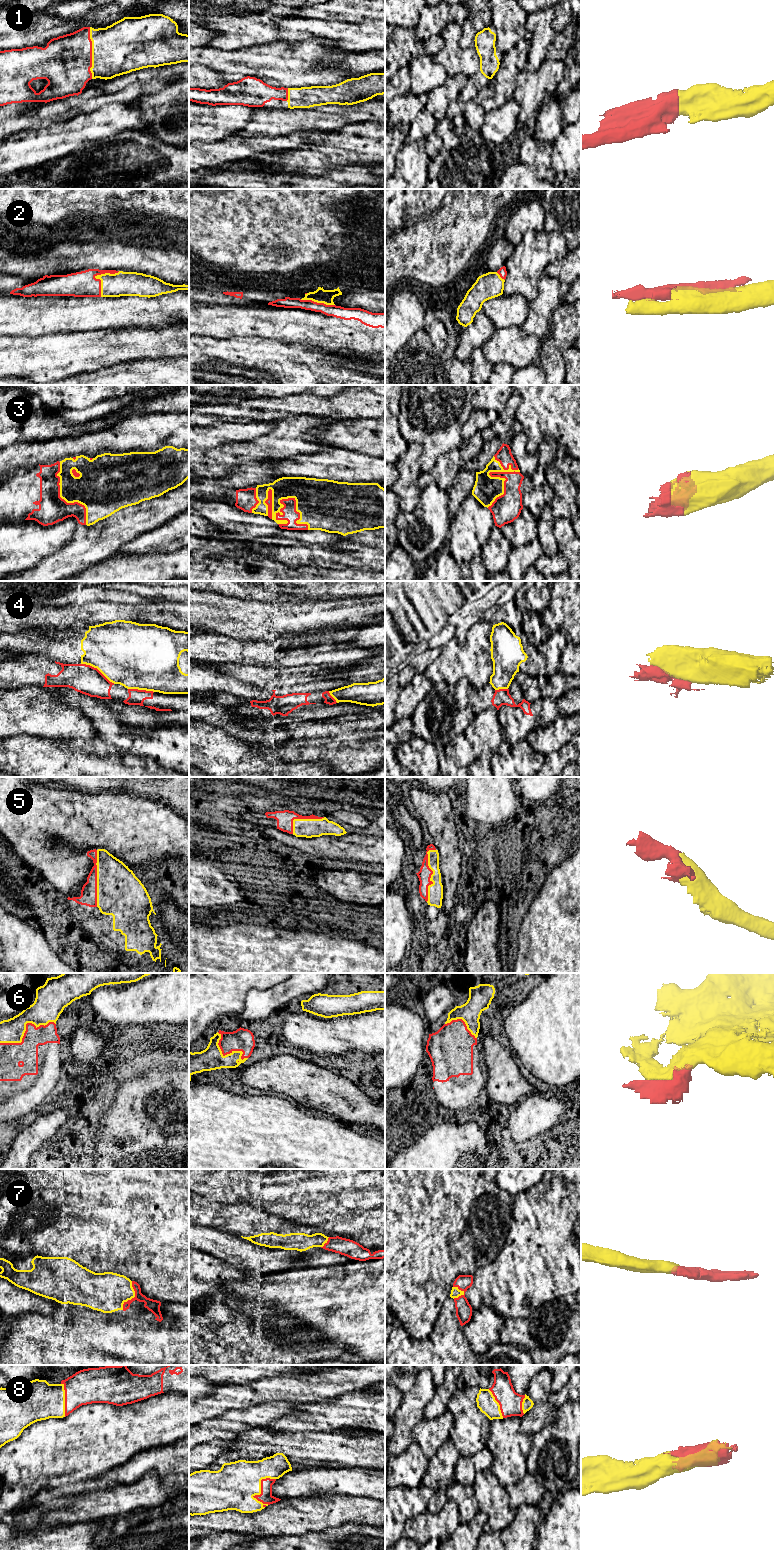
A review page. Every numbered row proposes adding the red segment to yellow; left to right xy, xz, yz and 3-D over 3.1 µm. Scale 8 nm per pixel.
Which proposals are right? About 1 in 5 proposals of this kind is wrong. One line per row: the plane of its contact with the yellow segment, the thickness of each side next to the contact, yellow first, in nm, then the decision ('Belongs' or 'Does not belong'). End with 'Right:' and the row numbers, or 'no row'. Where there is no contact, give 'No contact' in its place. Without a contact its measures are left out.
1: Touches yellow in xy. Thickness 400 nm (yellow) against 400 nm. Belongs
2: Touches yellow in xy. Thickness 190 nm (yellow) against 200 nm. Belongs
3: Touches yellow in yz. Thickness 200 nm (yellow) against 220 nm. Belongs
4: Touches yellow in xy. Thickness 500 nm (yellow) against 220 nm. Does not belong
5: Touches yellow in yz. Thickness 130 nm (yellow) against 110 nm. Belongs
6: Touches yellow in xy. Thickness 240 nm (yellow) against 190 nm. Belongs
7: Touches yellow in xy. Thickness 320 nm (yellow) against 100 nm. Belongs
8: Touches yellow in xz. Thickness 360 nm (yellow) against 100 nm. Belongs
Right: 1, 2, 3, 5, 6, 7, 8

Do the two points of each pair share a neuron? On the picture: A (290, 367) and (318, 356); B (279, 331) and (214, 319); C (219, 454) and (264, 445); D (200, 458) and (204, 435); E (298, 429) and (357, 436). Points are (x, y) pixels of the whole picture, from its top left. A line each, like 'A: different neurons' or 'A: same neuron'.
A: same neuron
B: same neuron
C: same neuron
D: different neurons
E: different neurons

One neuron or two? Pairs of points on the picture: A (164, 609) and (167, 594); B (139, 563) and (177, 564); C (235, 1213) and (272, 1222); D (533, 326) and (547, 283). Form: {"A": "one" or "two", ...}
{"A": "two", "B": "one", "C": "one", "D": "one"}

